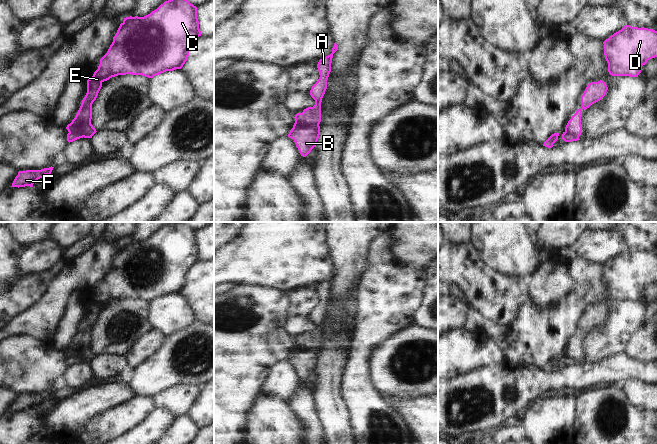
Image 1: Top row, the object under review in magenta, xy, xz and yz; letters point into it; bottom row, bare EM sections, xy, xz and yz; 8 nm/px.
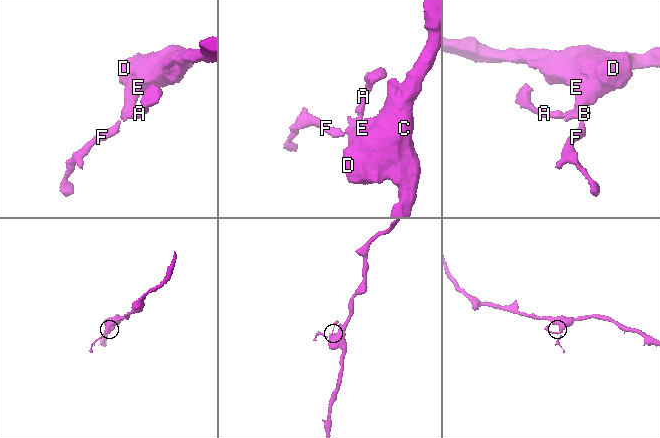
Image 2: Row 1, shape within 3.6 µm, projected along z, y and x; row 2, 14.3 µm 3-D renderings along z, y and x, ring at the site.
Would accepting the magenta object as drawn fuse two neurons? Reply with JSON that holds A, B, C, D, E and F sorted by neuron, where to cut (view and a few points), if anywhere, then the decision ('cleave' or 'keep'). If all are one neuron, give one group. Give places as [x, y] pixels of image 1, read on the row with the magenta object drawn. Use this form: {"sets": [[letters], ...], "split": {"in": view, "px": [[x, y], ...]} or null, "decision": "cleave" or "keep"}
{"sets": [["A", "F"], ["B", "C", "D", "E"]], "split": {"in": "xz", "px": [[318, 124], [293, 128]]}, "decision": "cleave"}

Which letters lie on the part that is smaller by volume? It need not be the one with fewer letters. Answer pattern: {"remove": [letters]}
{"remove": ["A", "F"]}

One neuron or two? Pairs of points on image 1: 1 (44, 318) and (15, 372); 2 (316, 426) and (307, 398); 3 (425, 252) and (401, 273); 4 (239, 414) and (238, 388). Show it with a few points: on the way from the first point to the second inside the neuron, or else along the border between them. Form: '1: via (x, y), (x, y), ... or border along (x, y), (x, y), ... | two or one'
1: border along (10, 337), (33, 335), (52, 342) | two
2: via (310, 419), (307, 414), (307, 405) | one
3: border along (396, 260), (425, 265) | two
4: via (238, 408), (238, 394) | one

